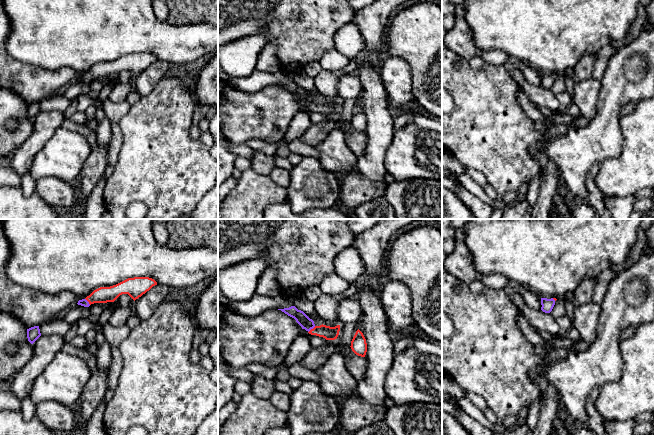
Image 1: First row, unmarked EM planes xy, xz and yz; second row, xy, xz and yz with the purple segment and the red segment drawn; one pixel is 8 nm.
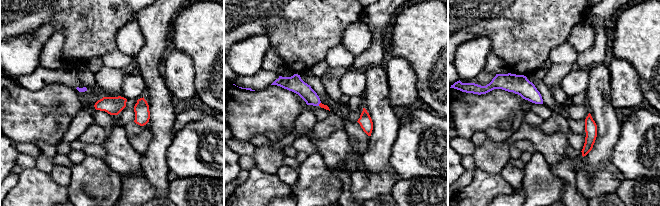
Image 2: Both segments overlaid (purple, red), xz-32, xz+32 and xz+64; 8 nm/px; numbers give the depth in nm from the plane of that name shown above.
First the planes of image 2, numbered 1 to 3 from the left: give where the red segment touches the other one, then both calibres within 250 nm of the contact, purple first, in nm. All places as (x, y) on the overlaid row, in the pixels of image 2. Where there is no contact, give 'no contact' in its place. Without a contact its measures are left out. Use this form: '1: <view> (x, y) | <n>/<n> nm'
1: no contact
2: xz+32 (319, 103) | 130/40 nm
3: no contact

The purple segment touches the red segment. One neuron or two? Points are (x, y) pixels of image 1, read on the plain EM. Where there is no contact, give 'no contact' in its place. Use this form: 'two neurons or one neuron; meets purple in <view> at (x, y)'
one neuron; meets purple in xz at (311, 104)

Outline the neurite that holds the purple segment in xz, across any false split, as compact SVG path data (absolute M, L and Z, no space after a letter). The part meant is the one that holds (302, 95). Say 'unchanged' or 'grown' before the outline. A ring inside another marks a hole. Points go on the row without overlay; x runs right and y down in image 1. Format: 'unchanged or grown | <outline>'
grown | M295 82L278 86L281 86L288 92L294 94L302 105L305 105L311 111L323 113L326 116L335 116L339 111L340 101L335 103L330 103L323 100L316 102L312 95L310 95L303 87L298 86Z

